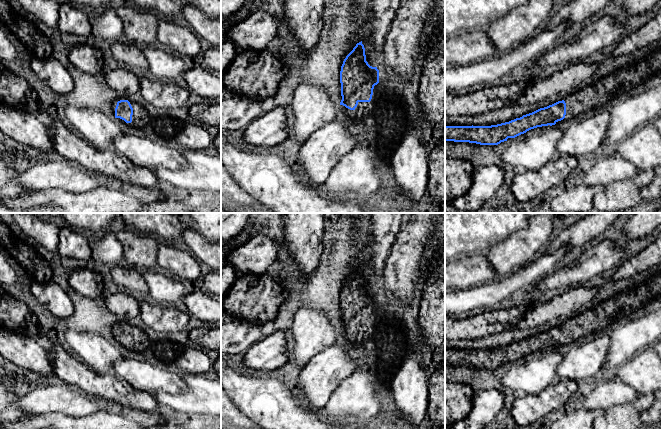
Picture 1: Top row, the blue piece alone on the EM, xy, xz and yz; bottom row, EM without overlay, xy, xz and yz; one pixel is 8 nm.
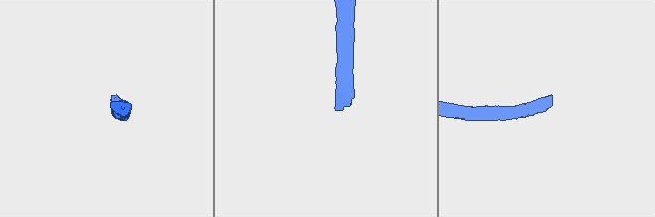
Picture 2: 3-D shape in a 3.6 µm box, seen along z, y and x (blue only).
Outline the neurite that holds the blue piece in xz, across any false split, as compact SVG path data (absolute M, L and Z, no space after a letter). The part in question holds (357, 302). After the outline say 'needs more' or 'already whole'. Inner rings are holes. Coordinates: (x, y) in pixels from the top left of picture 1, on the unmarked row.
M362 265L357 267L353 274L346 280L341 290L340 295L340 307L341 307L341 320L340 331L337 335L337 339L340 341L339 345L348 354L354 352L354 361L357 364L356 372L361 371L362 362L365 360L366 346L363 340L361 347L356 347L352 343L352 336L356 333L359 334L359 326L370 326L373 319L374 310L379 307L379 294L377 291L372 291L366 285L365 272Z | needs more

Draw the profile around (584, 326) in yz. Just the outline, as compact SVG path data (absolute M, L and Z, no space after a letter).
M571 323L565 326L566 329L582 329L584 331L584 338L589 341L589 325L587 323Z

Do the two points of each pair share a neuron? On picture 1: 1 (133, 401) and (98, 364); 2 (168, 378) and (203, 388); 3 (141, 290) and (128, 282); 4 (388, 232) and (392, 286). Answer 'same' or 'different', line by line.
1: different
2: different
3: same
4: different

